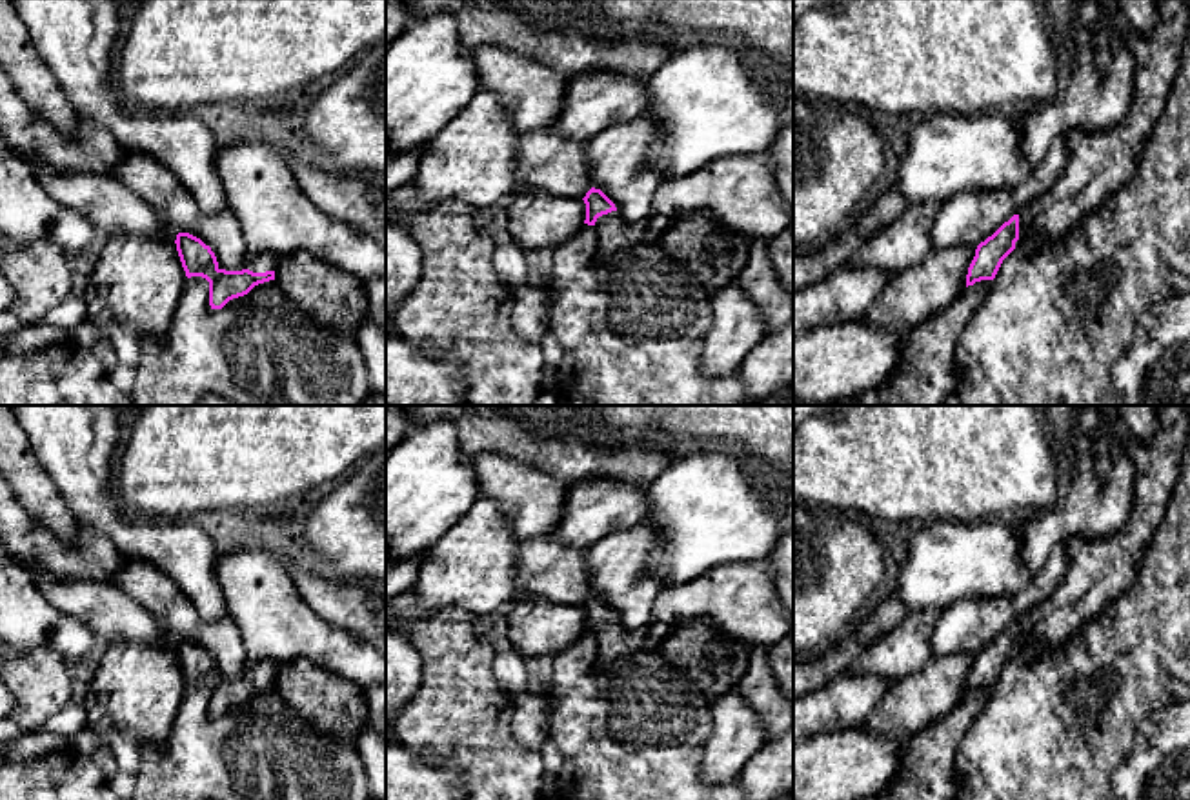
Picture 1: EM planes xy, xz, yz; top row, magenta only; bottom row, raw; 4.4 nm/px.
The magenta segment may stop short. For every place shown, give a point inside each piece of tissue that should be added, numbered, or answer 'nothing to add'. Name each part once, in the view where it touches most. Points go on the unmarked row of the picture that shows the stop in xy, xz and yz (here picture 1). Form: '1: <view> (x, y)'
1: yz (1099, 570)

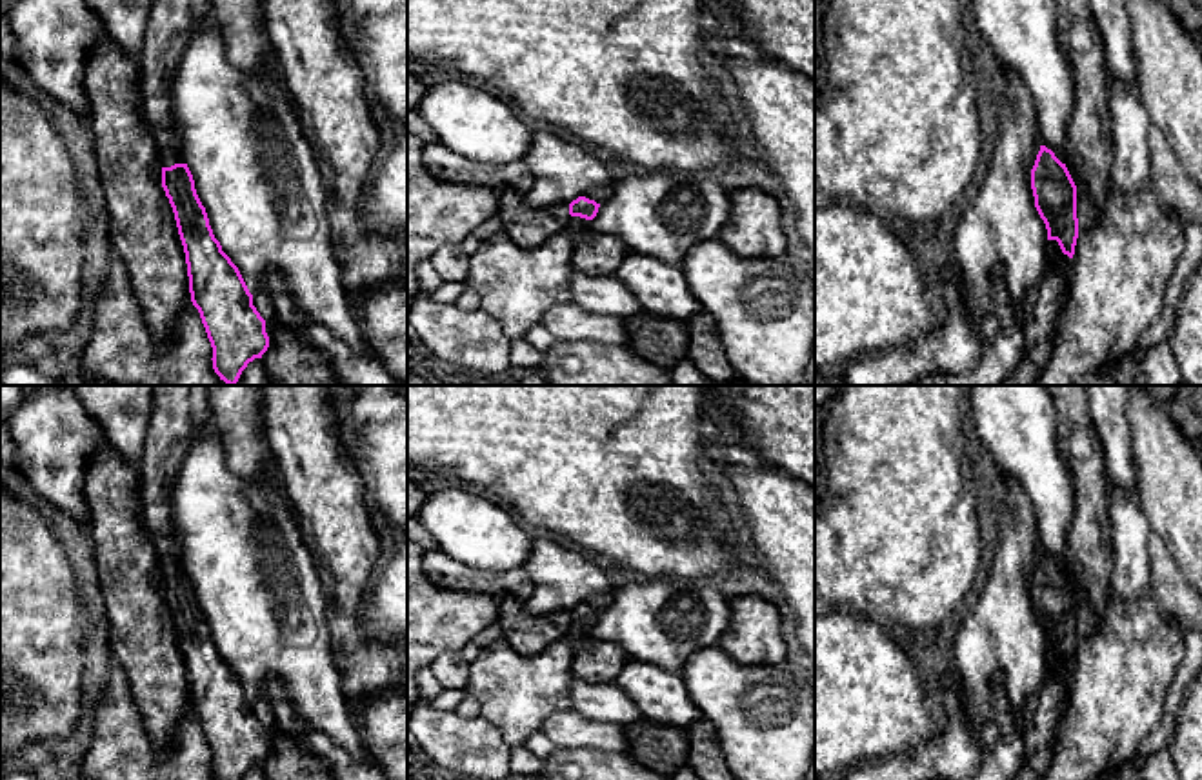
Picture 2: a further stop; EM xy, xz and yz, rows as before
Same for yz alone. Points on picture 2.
1: yz (1088, 553)

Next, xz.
1: xz (595, 660)

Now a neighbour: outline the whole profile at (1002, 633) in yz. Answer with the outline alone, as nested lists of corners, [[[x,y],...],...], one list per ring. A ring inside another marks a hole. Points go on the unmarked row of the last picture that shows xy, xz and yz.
[[[1015,480],[1004,484],[998,544],[986,585],[962,620],[953,644],[967,715],[977,727],[982,756],[998,742],[991,678],[1002,671],[1022,735],[1027,698],[1046,678],[1047,636],[1035,615],[1031,576],[1040,558],[1035,513]]]

